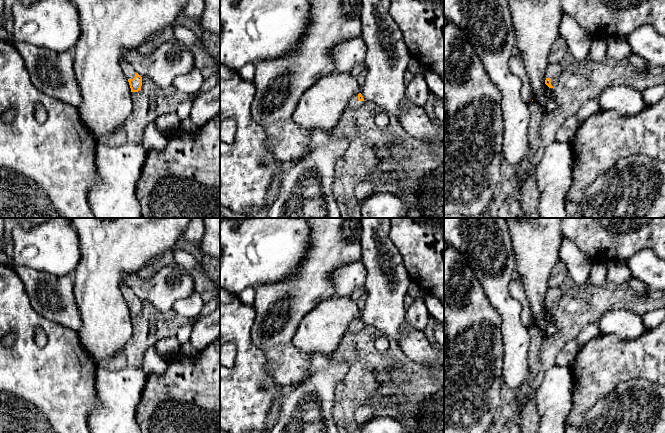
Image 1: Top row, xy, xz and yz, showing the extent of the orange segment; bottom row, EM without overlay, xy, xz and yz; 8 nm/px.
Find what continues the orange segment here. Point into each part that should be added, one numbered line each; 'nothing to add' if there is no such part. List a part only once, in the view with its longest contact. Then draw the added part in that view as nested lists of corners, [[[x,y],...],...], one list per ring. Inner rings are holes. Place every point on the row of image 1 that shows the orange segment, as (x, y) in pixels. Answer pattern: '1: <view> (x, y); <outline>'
1: yz (553, 70); [[[560,62],[550,64],[546,70],[546,78],[551,79],[551,85],[554,87],[557,84],[560,75]]]

